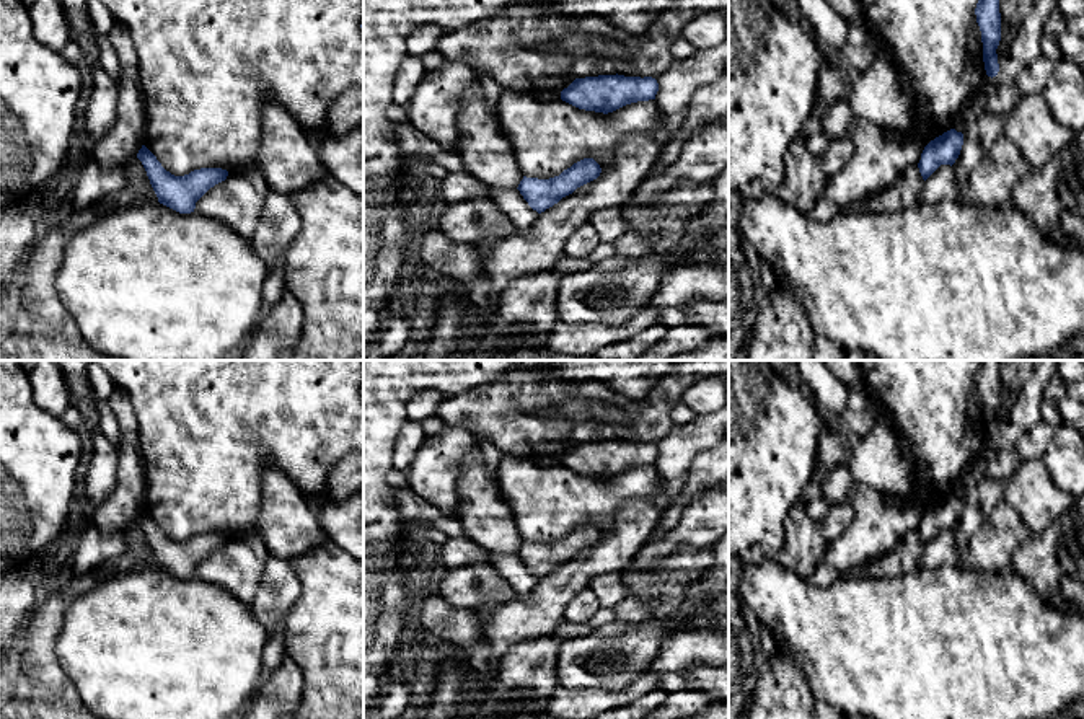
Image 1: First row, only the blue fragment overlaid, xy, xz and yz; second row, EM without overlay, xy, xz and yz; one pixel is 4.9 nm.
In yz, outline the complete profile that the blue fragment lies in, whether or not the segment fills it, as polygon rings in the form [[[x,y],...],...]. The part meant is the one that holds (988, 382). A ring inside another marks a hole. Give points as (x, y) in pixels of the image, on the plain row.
[[[980,360],[975,380],[981,396],[985,435],[993,443],[999,437],[996,419],[1001,406],[999,360]]]

